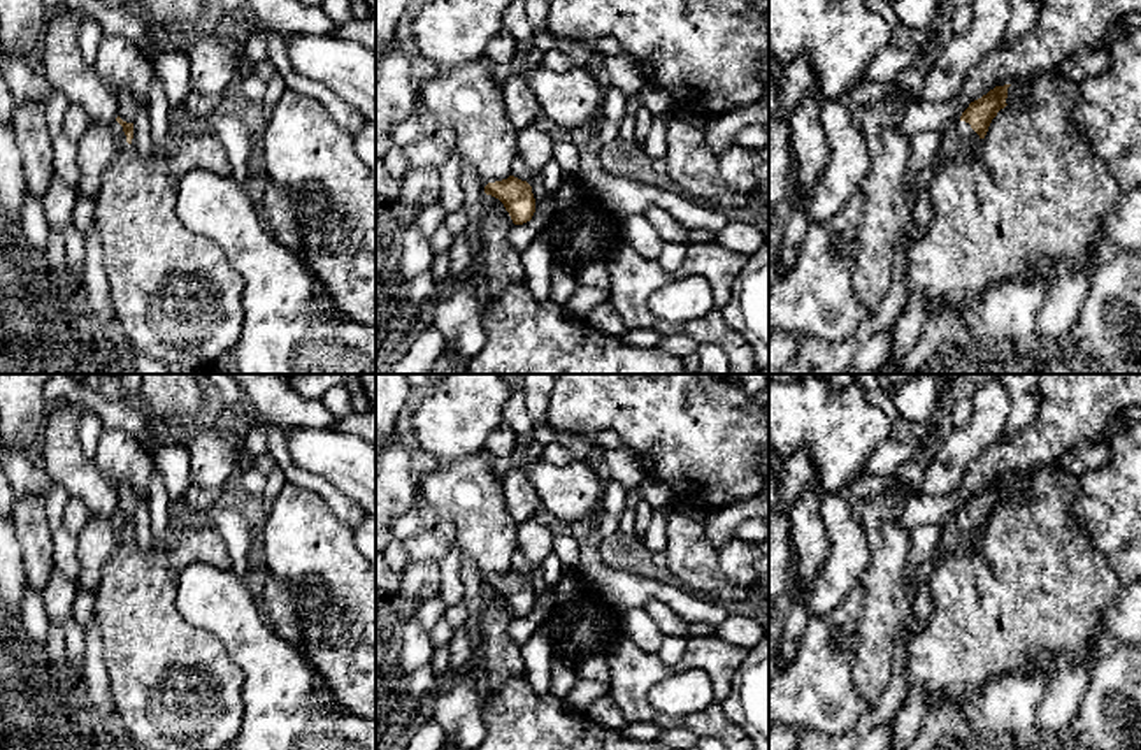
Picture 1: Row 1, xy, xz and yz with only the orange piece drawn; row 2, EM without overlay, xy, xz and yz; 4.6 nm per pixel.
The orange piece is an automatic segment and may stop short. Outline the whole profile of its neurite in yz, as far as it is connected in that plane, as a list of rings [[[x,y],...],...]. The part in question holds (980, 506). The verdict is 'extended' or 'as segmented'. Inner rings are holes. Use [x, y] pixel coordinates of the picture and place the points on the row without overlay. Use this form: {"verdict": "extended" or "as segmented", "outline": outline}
{"verdict": "extended", "outline": [[[1011,478],[995,480],[981,492],[969,497],[960,515],[943,530],[934,555],[936,560],[943,560],[950,553],[967,553],[971,546],[981,539],[992,513],[1008,499],[1009,480]]]}

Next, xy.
{"verdict": "extended", "outline": [[[119,509],[114,516],[91,516],[75,537],[79,576],[77,588],[91,590],[98,587],[104,564],[116,553],[123,541],[132,537],[133,516],[123,515]]]}

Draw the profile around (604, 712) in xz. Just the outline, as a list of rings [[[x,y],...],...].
[[[609,694],[595,699],[588,706],[585,717],[597,722],[599,725],[618,731],[628,724]]]

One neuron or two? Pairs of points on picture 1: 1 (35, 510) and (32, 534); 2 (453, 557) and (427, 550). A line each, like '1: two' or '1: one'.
1: one
2: two

